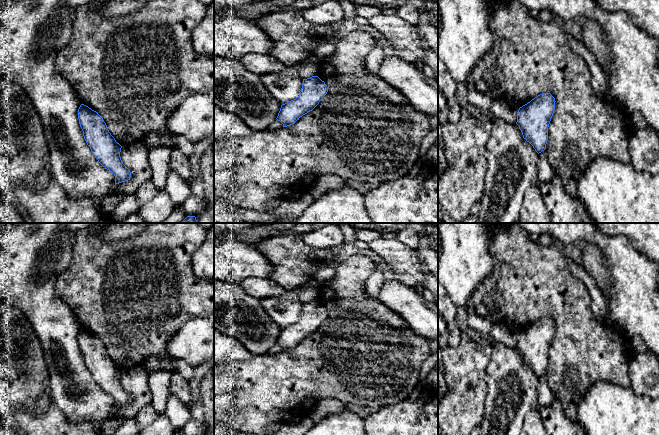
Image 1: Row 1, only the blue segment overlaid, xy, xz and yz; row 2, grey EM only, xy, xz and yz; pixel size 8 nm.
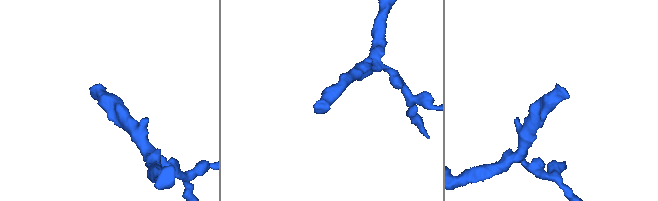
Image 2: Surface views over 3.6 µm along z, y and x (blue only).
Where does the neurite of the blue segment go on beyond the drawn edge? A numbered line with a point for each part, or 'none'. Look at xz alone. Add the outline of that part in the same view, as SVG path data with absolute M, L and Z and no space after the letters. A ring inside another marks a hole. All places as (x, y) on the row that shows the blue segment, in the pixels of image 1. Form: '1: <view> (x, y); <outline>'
none

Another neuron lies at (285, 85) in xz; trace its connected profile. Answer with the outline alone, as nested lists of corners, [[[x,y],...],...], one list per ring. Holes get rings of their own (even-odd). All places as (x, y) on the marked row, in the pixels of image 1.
[[[297,65],[287,66],[285,70],[267,72],[260,76],[263,85],[281,104],[296,99],[301,92],[303,79],[299,75]]]

